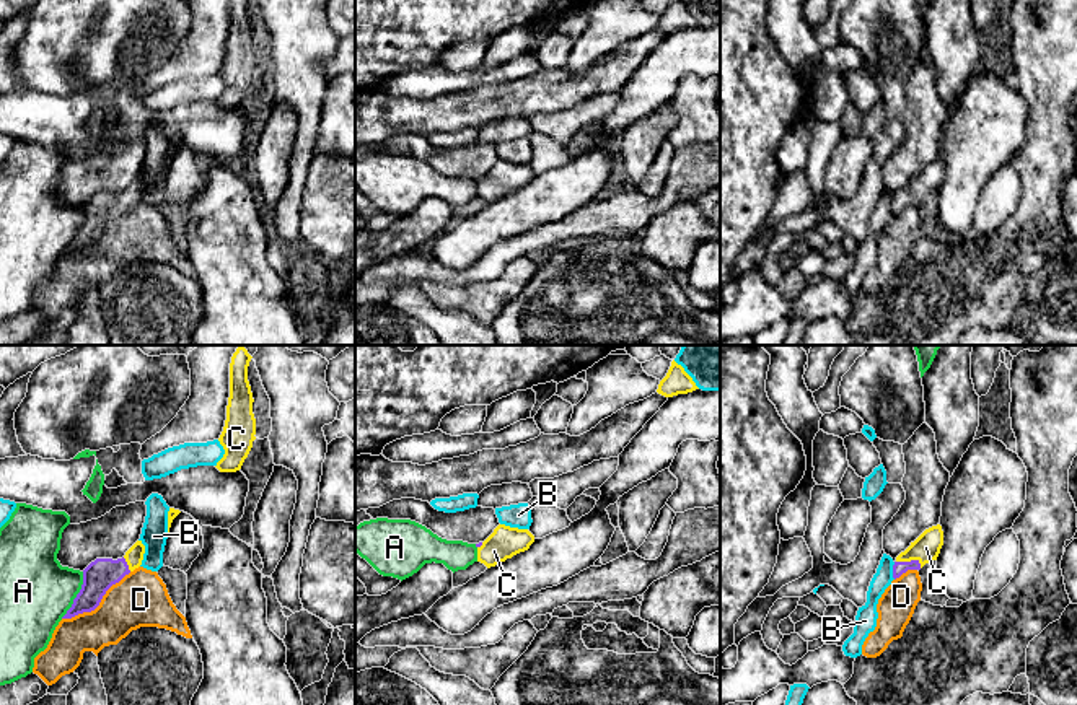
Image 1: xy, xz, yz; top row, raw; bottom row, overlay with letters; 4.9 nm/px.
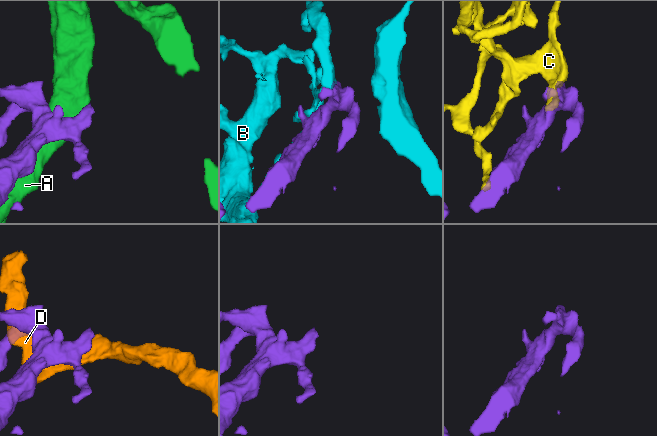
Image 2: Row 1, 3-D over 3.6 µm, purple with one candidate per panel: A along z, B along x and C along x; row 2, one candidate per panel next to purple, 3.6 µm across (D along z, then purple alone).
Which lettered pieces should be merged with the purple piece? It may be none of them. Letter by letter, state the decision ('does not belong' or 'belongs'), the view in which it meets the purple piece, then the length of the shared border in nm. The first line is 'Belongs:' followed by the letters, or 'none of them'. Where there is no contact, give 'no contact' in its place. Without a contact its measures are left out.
Belongs: C
A: does not belong; meets purple in xy; contact 260 nm long
B: does not belong; meets purple in yz; contact 90 nm long
C: belongs; meets purple in yz; contact 130 nm long
D: does not belong; meets purple in xy; contact 420 nm long

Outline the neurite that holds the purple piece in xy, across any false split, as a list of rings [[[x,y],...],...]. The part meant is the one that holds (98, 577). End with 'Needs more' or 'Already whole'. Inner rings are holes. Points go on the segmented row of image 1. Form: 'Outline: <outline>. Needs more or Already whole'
Outline: [[[137,541],[122,558],[96,558],[83,570],[83,585],[62,619],[95,611],[106,591],[142,565],[145,545]]]. Needs more

